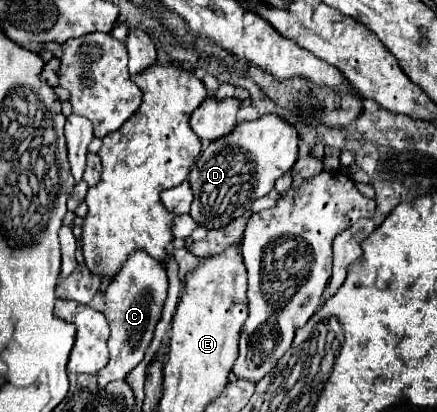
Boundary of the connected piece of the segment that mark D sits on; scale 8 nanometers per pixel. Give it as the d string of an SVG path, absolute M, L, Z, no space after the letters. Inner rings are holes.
M268 114L252 122L238 122L228 136L212 140L194 162L188 174L194 192L190 216L208 230L222 228L242 216L256 198L266 196L274 188L274 182L294 166L298 142L296 128L280 116Z

